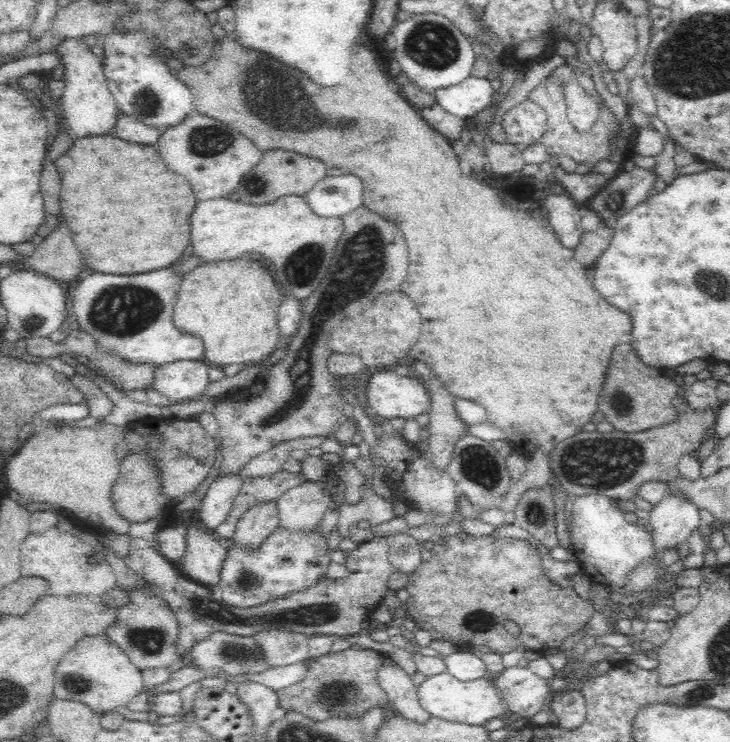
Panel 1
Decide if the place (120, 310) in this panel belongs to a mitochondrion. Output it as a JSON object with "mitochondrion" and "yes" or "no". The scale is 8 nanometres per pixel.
{"mitochondrion":"yes"}

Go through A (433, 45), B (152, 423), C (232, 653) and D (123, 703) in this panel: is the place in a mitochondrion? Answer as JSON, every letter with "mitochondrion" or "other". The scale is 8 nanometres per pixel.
{"A":"mitochondrion","B":"other","C":"mitochondrion","D":"other"}

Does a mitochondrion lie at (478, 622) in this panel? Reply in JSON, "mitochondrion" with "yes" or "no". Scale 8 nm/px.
{"mitochondrion":"yes"}

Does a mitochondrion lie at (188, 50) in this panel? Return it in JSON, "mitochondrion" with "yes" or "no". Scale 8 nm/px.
{"mitochondrion":"no"}

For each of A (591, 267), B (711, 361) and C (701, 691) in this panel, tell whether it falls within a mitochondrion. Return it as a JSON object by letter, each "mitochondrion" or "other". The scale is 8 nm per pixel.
{"A":"other","B":"other","C":"mitochondrion"}

